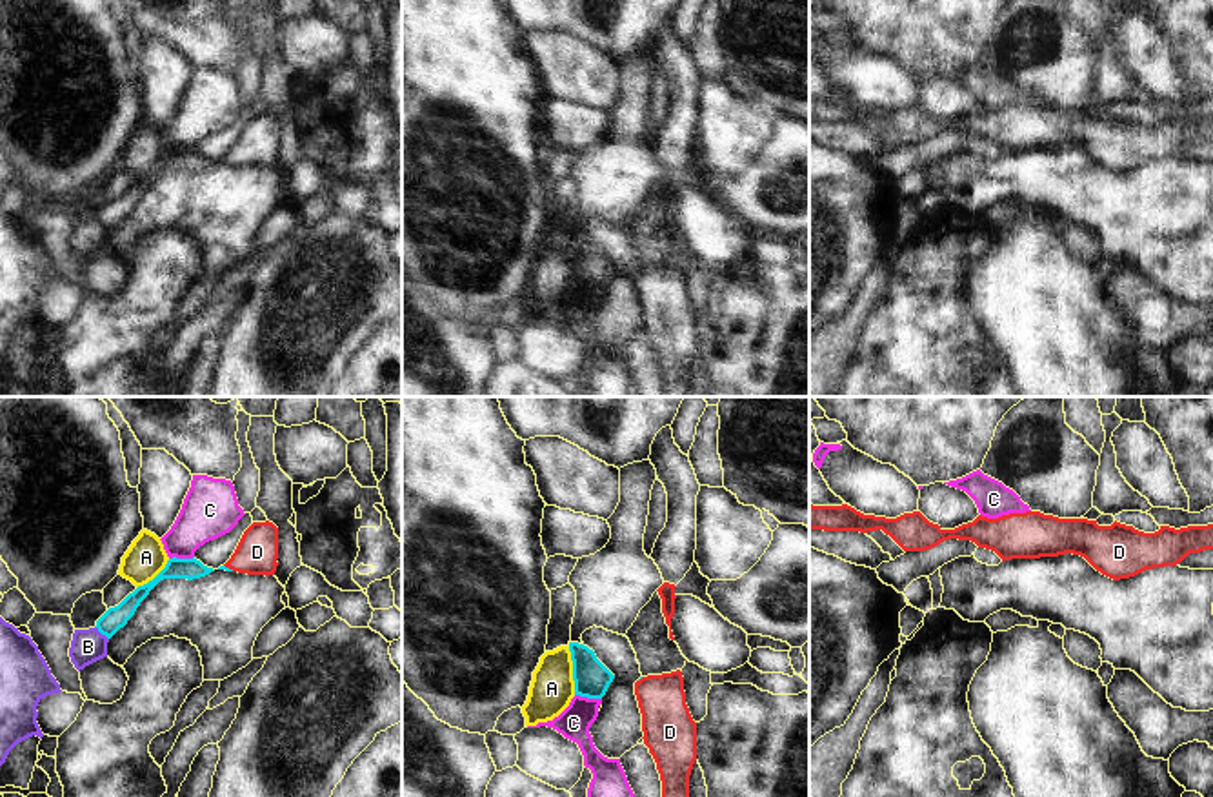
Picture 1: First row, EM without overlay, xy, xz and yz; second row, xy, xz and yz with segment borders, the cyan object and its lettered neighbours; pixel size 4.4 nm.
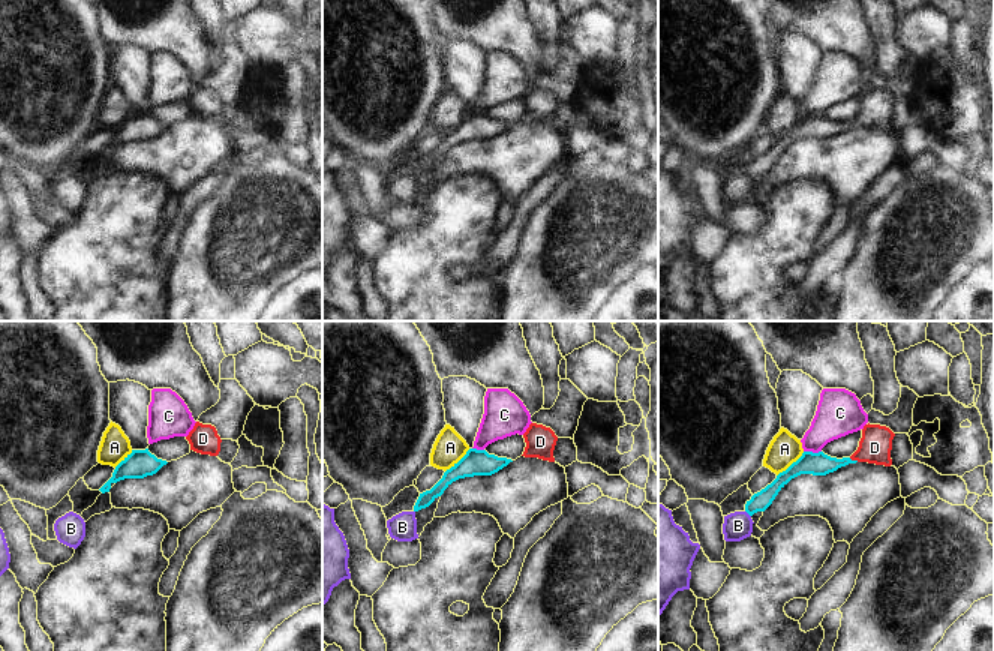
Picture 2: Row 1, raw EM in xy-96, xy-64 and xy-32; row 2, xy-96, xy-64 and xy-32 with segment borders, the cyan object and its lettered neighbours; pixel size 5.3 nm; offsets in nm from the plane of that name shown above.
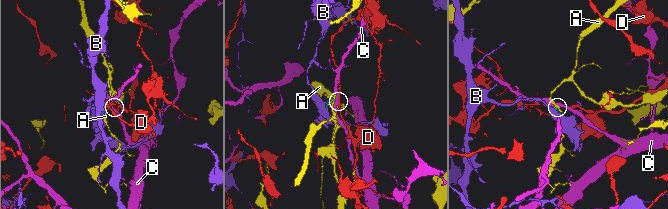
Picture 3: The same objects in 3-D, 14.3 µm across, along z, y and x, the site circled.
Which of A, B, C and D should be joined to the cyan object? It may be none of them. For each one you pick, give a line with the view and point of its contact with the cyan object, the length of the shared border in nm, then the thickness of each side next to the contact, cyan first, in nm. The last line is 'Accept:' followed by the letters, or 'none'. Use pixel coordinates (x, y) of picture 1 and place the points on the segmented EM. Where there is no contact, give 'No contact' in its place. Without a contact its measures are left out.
D: Touches cyan at xy (228, 568). Shared border 50 nm. Thickness 20 nm (cyan) against 190 nm
Accept: D.

